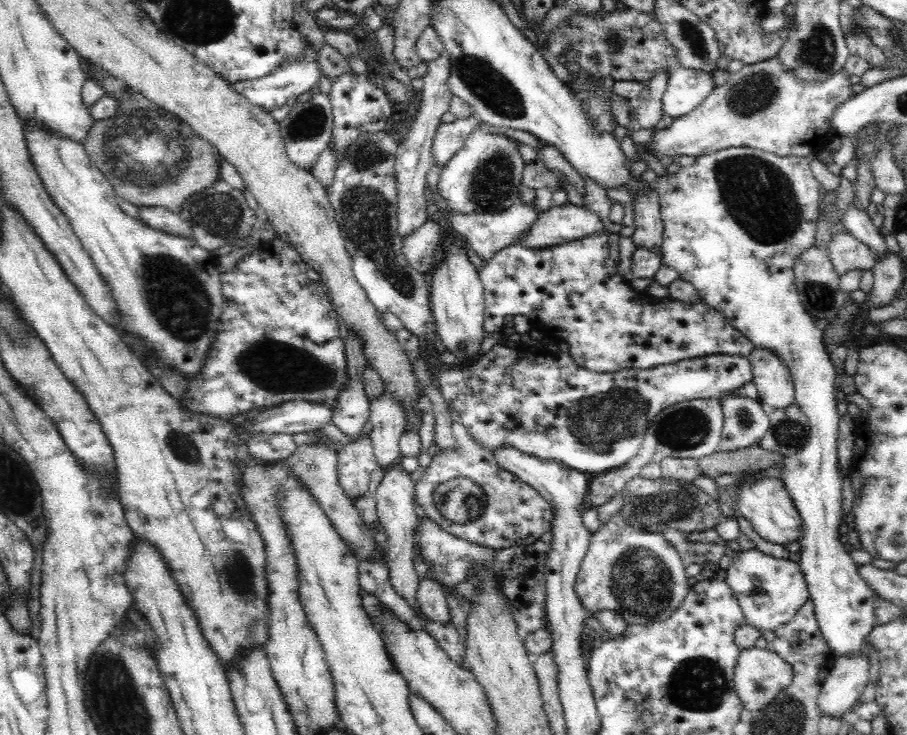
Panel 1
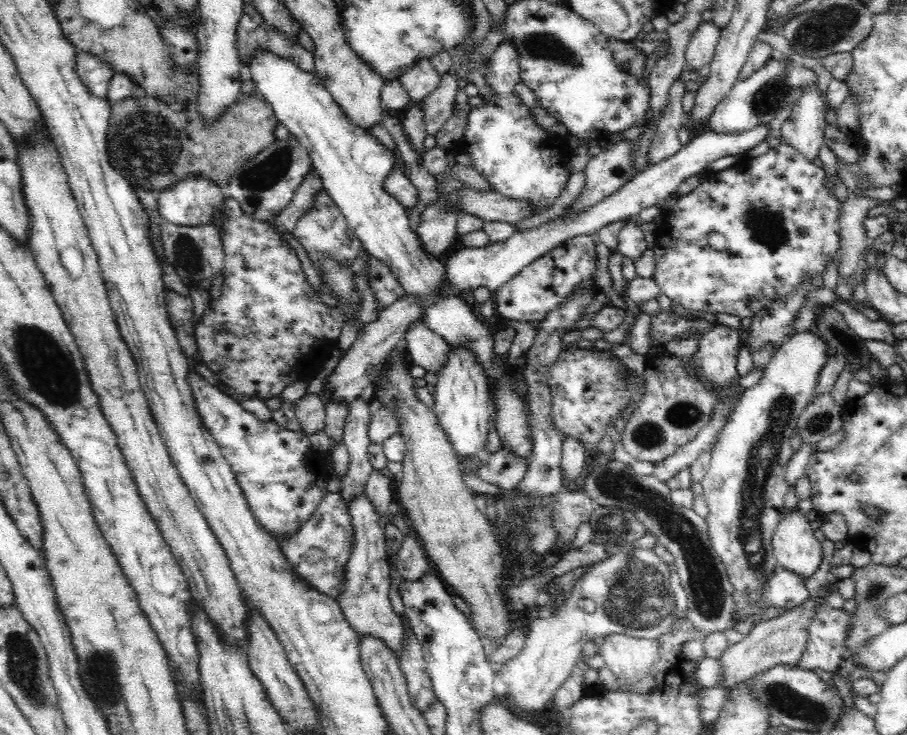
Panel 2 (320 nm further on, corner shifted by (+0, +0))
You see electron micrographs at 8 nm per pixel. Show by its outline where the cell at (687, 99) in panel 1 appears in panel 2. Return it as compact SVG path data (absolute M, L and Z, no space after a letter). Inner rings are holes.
M704 20L698 24L696 31L692 34L685 52L685 60L690 68L700 70L702 66L708 66L714 49L718 44L721 30L712 20Z

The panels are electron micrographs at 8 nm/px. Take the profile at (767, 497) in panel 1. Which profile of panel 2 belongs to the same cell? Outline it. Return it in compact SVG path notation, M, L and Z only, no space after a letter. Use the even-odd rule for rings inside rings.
M800 511L785 513L772 535L777 564L806 582L823 561L823 544L814 537L809 520Z

